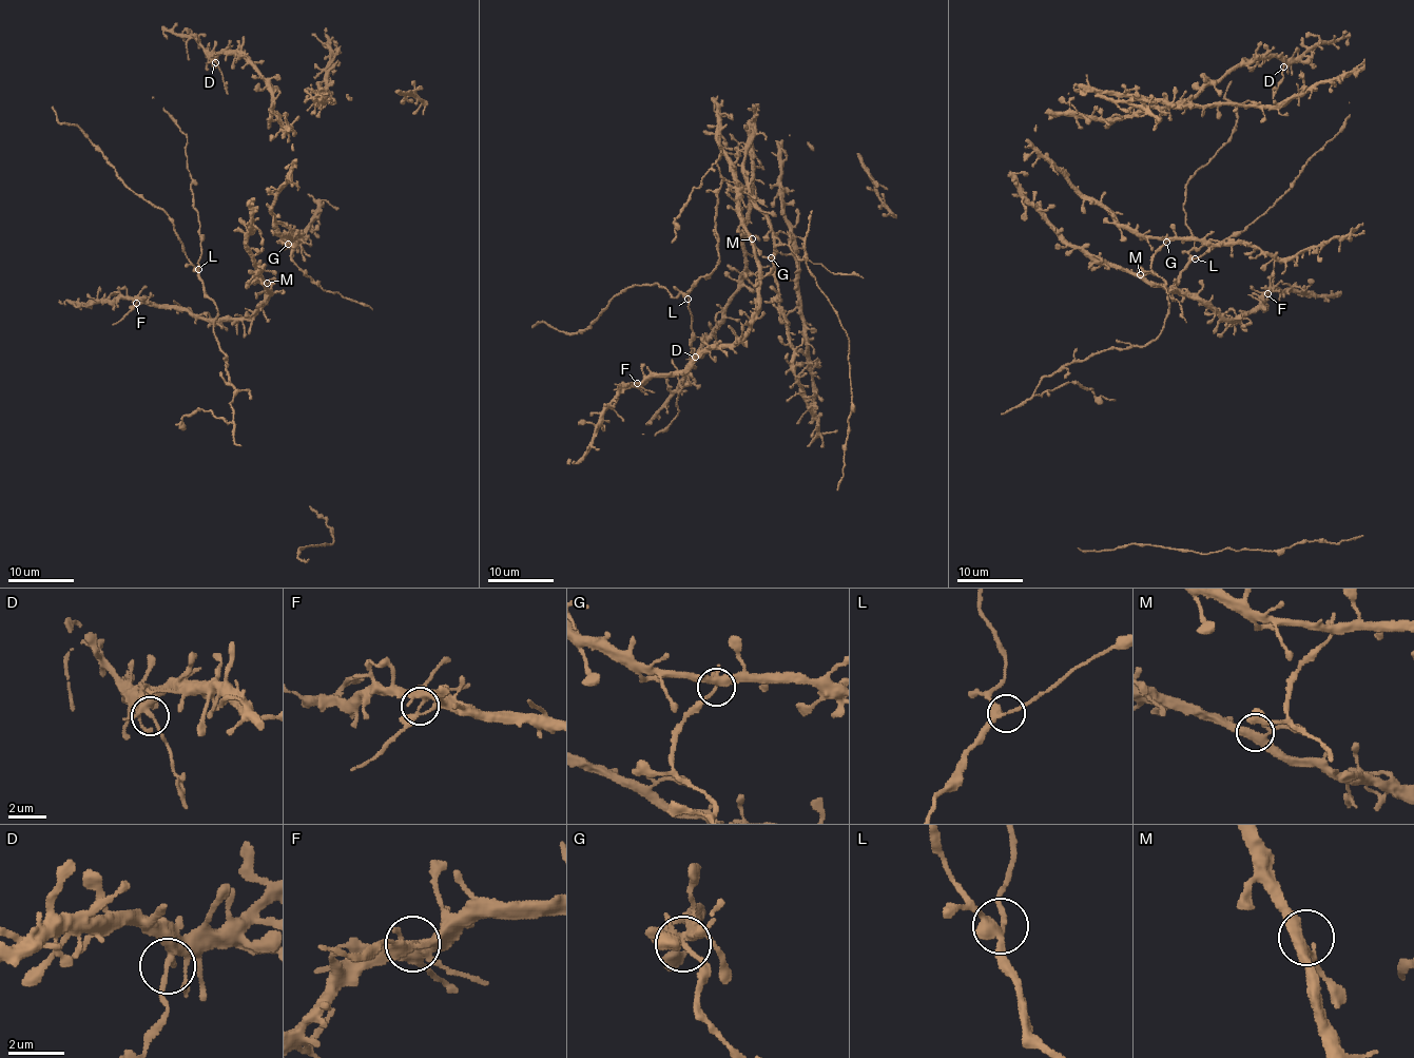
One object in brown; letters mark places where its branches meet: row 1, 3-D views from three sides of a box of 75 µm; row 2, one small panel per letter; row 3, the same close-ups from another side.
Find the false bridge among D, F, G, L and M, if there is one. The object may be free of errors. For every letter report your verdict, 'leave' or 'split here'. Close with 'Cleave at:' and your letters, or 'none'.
D: leave
F: leave
G: split here
L: leave
M: leave
Cleave at: G

